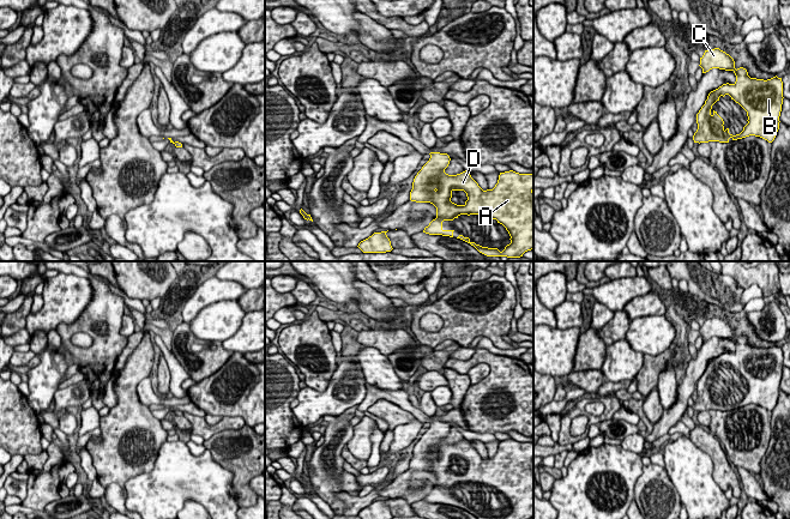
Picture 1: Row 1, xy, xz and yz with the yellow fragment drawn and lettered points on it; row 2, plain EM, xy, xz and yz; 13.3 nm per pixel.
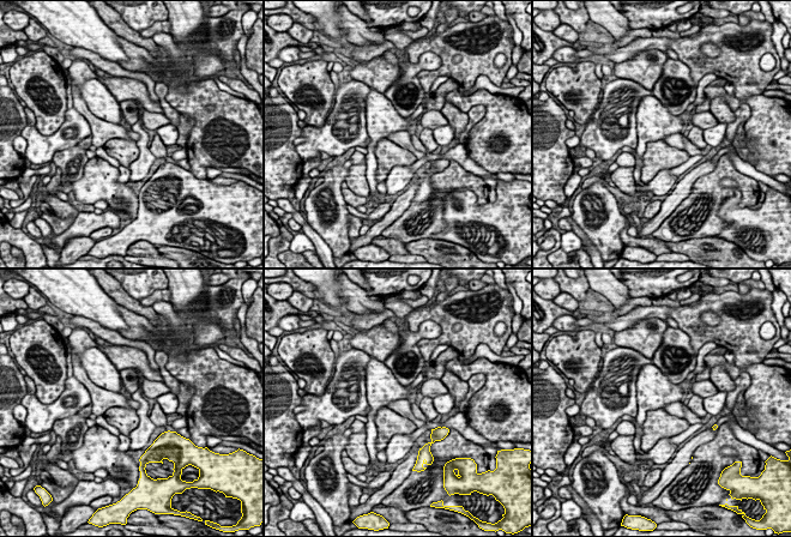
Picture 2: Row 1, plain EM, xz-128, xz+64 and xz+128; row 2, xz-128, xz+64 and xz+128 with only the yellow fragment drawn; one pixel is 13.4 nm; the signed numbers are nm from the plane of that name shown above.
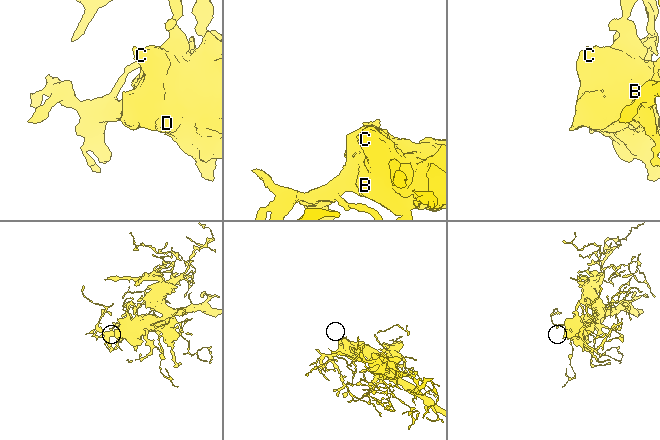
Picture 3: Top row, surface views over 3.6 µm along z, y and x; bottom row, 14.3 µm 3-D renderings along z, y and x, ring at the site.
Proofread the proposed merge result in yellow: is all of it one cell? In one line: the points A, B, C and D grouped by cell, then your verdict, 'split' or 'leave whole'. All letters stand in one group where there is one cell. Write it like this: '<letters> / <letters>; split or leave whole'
A B C D; leave whole

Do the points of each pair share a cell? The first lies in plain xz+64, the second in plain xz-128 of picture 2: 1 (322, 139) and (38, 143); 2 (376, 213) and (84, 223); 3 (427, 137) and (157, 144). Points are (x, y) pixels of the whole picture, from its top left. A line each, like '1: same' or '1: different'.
1: same
2: same
3: same

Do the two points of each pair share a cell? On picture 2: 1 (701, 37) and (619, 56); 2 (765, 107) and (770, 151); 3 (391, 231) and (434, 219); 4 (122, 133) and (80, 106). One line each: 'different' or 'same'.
1: same
2: same
3: same
4: same

